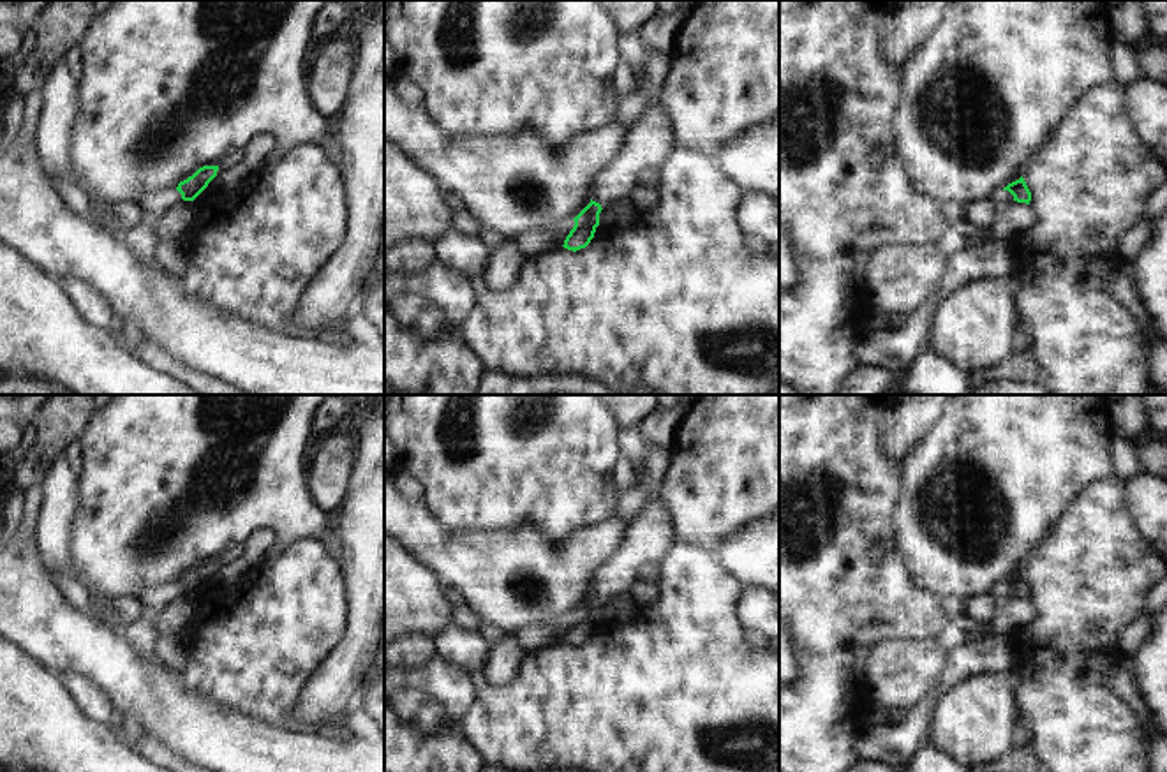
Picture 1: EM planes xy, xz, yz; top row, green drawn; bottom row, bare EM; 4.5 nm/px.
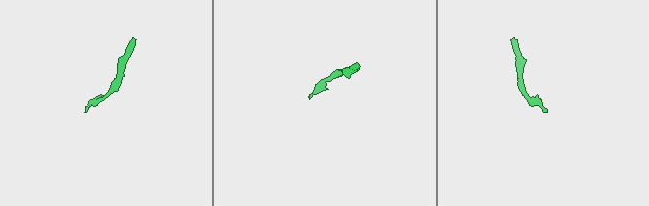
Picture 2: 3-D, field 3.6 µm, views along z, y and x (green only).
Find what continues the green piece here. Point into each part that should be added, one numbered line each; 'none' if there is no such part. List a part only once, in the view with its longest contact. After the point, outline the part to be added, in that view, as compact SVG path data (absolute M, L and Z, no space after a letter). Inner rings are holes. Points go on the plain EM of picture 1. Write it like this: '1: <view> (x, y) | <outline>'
1: xz (533, 637) | M568 613L554 626L529 626L515 631L513 636L525 652L531 652L534 649L562 642L573 620L575 615Z

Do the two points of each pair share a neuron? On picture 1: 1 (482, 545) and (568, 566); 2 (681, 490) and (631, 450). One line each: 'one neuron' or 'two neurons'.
1: one neuron
2: two neurons

